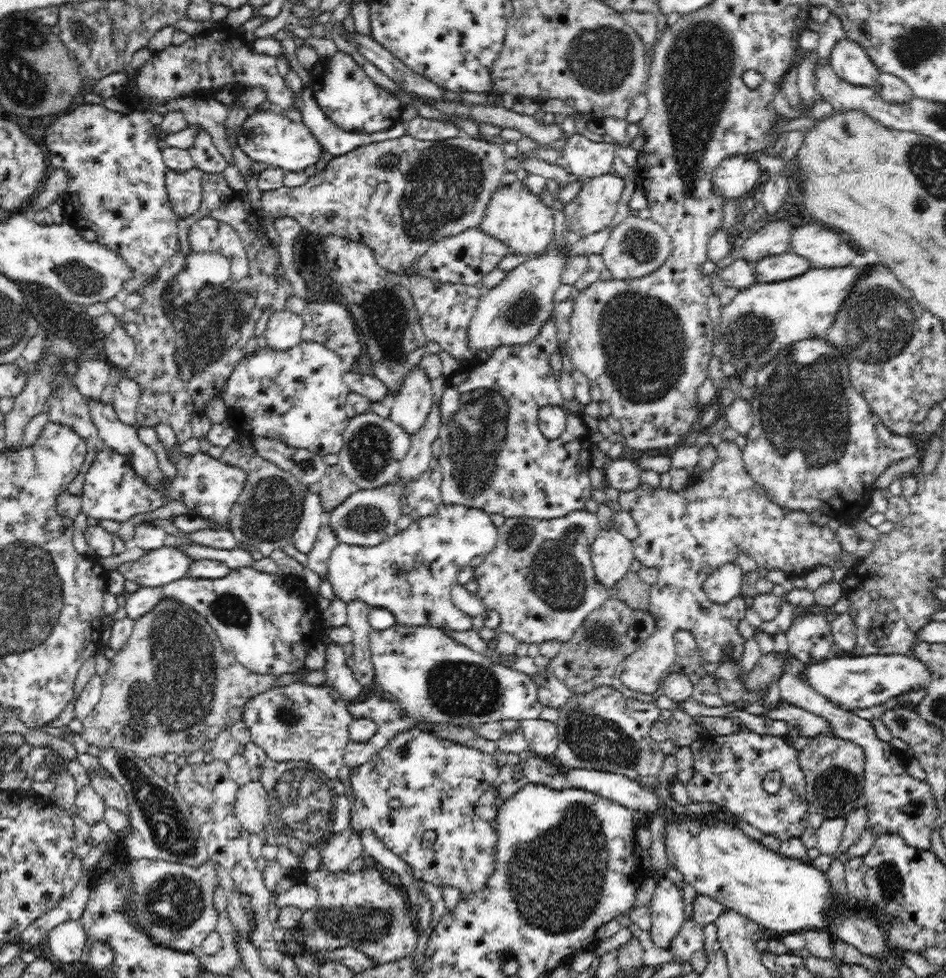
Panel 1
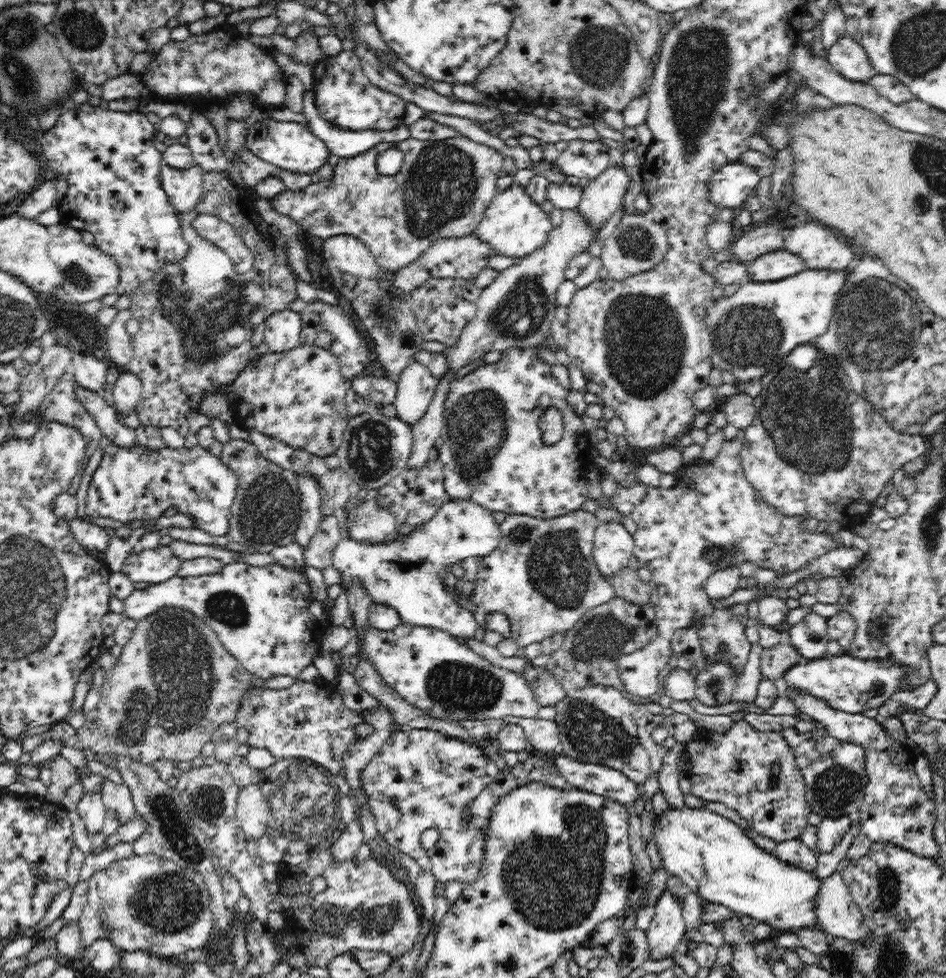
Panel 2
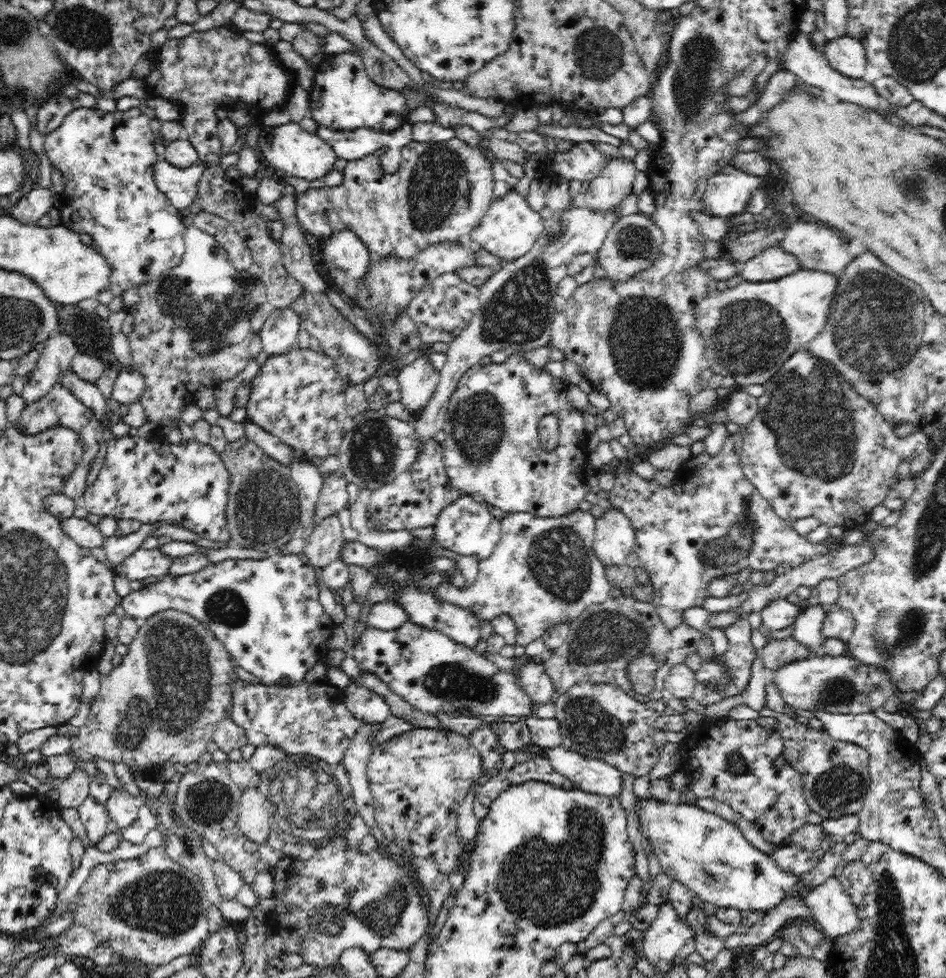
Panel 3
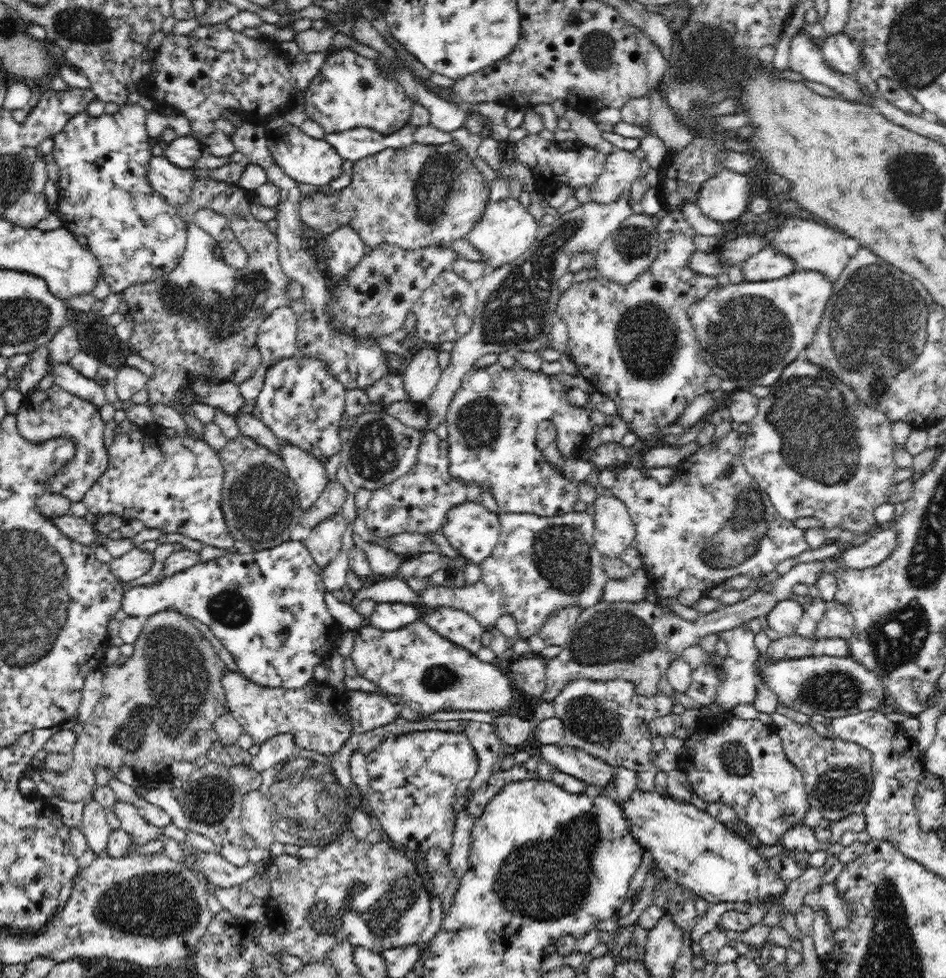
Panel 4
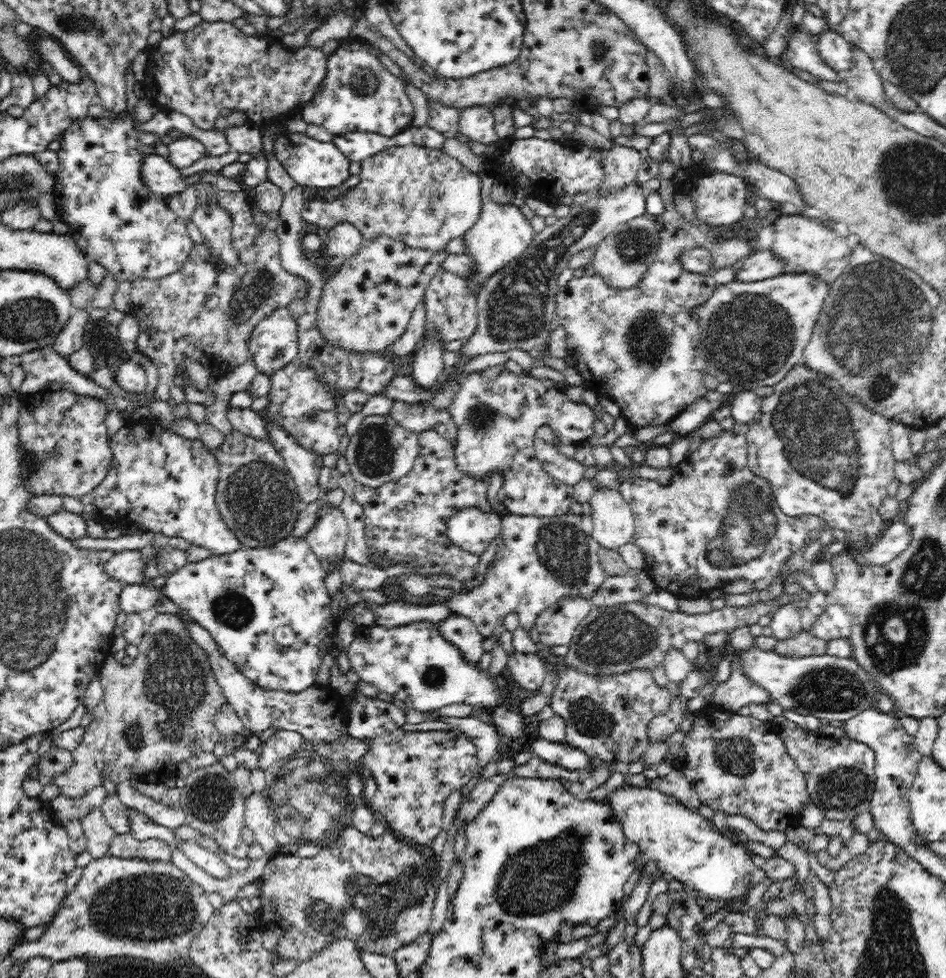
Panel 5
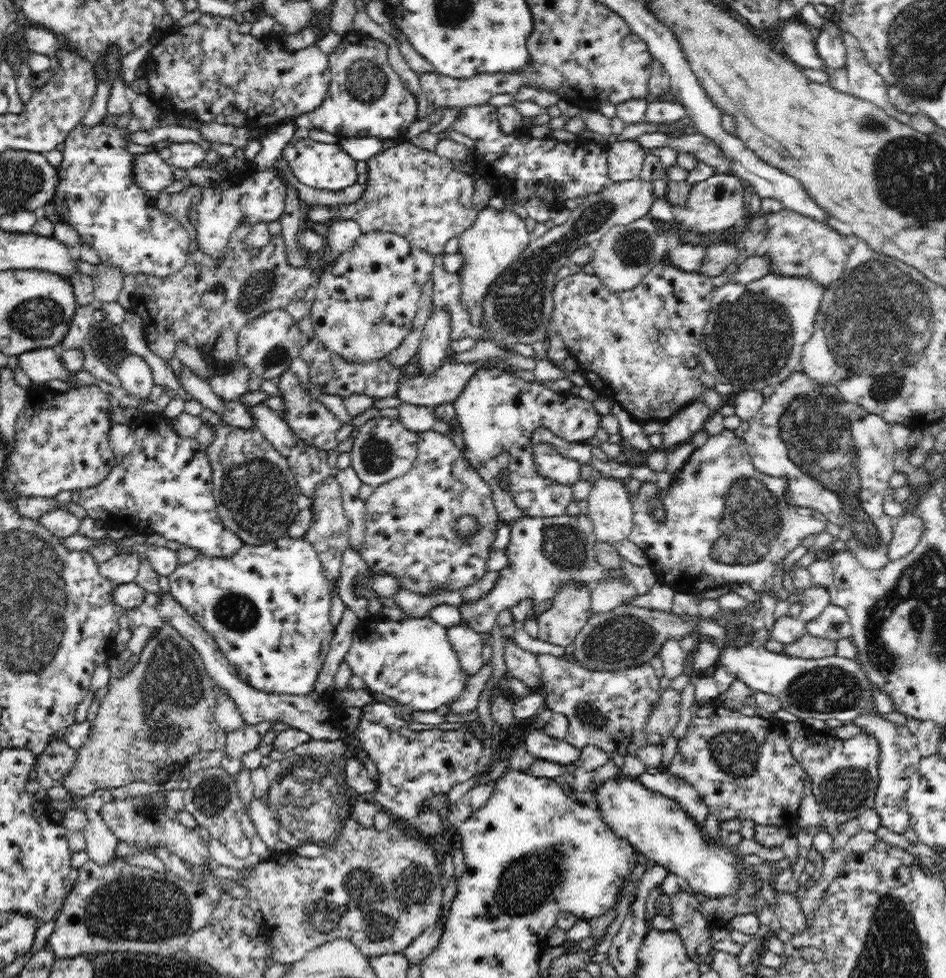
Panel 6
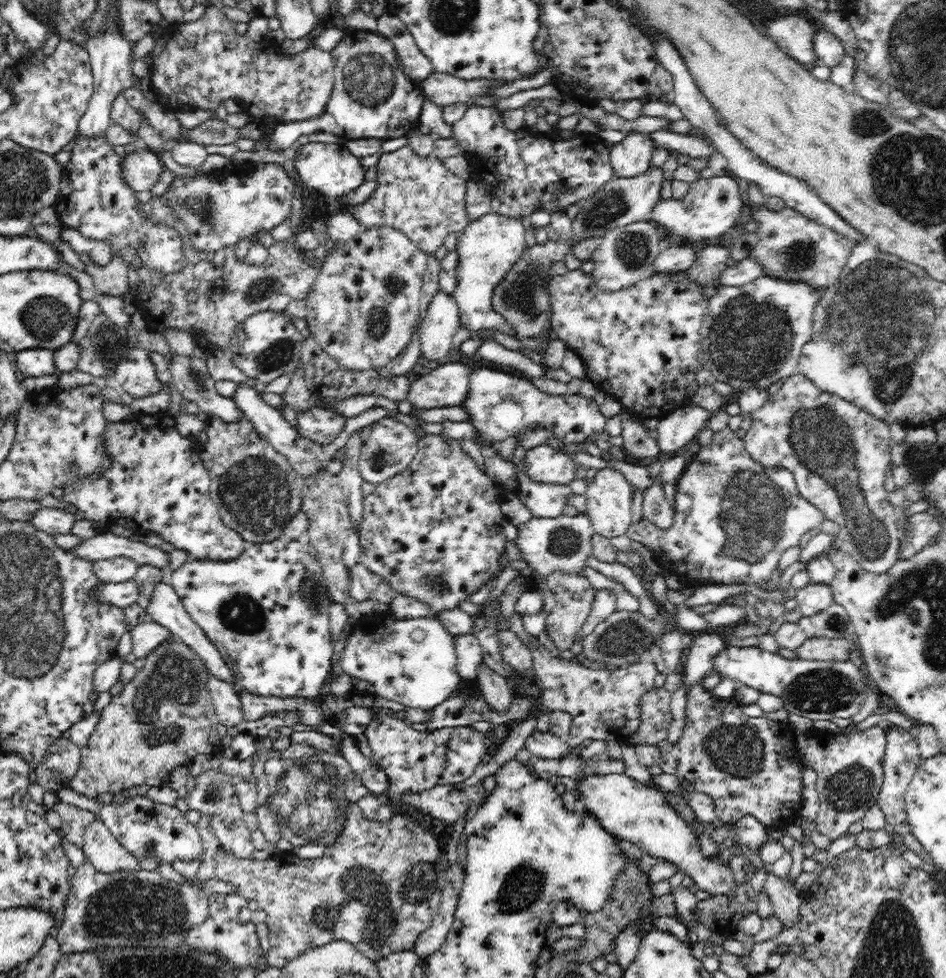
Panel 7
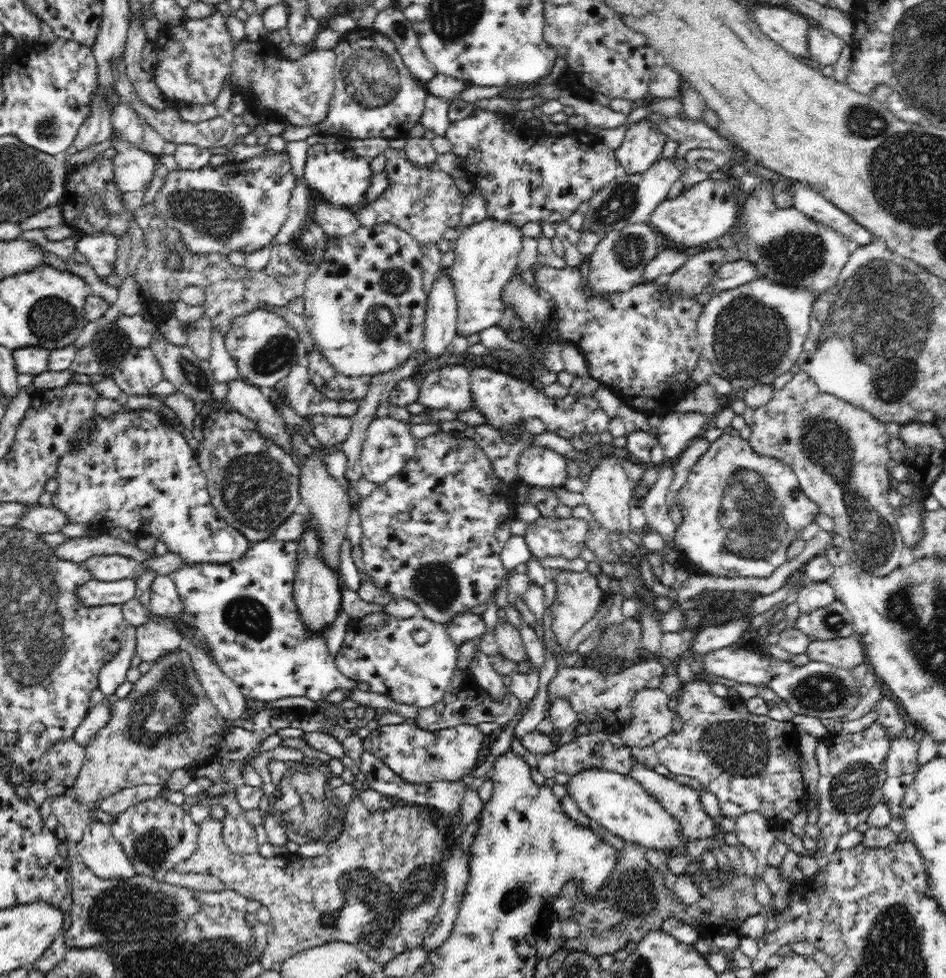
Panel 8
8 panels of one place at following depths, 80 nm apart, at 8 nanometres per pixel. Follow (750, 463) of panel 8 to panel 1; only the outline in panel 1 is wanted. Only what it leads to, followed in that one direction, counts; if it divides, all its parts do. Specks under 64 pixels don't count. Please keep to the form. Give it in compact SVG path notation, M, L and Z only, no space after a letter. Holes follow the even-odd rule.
M735 441L722 442L715 446L717 462L705 480L698 485L689 484L681 492L669 489L653 488L647 483L641 483L636 489L621 492L618 504L632 516L639 530L639 536L632 542L634 556L644 567L654 567L659 570L656 584L650 587L649 610L657 617L655 632L641 645L629 654L616 667L615 675L628 686L630 690L650 694L658 688L658 682L665 676L676 659L675 633L686 630L695 638L696 649L699 650L699 663L703 665L708 675L711 675L724 660L726 644L730 644L733 654L732 661L738 662L744 648L744 639L738 632L738 623L744 618L746 605L741 595L726 603L712 602L703 589L707 578L728 562L735 562L736 554L743 550L759 564L760 568L778 568L789 577L804 575L816 566L828 566L832 570L840 568L841 556L844 554L841 542L836 533L827 525L819 526L815 516L804 510L788 510L776 504L768 495L766 488L754 482L748 475L743 461L743 454Z

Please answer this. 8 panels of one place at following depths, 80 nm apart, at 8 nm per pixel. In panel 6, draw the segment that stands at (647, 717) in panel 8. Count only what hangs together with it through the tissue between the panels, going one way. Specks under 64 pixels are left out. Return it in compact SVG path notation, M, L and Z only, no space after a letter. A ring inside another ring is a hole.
M674 687L660 690L656 708L645 724L647 744L661 744L671 736L680 719L681 692Z

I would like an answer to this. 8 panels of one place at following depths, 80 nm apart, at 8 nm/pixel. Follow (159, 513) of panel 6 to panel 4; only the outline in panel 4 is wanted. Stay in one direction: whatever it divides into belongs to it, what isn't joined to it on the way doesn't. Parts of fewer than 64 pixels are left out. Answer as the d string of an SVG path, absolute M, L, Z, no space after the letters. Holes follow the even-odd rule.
M151 425L140 431L116 435L108 451L105 472L86 491L81 500L89 512L96 515L116 514L123 520L140 520L148 528L162 528L164 532L178 532L200 540L205 545L228 550L236 541L228 530L221 507L224 494L225 470L219 453L202 439L178 437Z

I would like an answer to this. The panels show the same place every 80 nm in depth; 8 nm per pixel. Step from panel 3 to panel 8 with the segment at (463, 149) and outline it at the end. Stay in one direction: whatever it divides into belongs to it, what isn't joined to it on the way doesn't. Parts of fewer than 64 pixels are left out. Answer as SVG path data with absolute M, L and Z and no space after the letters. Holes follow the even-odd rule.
M388 148L382 154L389 184L376 199L354 209L356 218L362 227L392 224L410 234L420 246L437 246L448 228L460 226L464 196L455 178L437 165L416 165L407 157L405 149Z

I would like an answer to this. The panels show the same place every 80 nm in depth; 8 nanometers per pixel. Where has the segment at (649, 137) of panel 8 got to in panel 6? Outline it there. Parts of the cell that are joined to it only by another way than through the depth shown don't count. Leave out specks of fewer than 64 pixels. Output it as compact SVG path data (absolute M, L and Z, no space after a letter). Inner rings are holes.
M610 141L606 146L609 182L631 181L640 176L644 162L644 147L636 142Z

